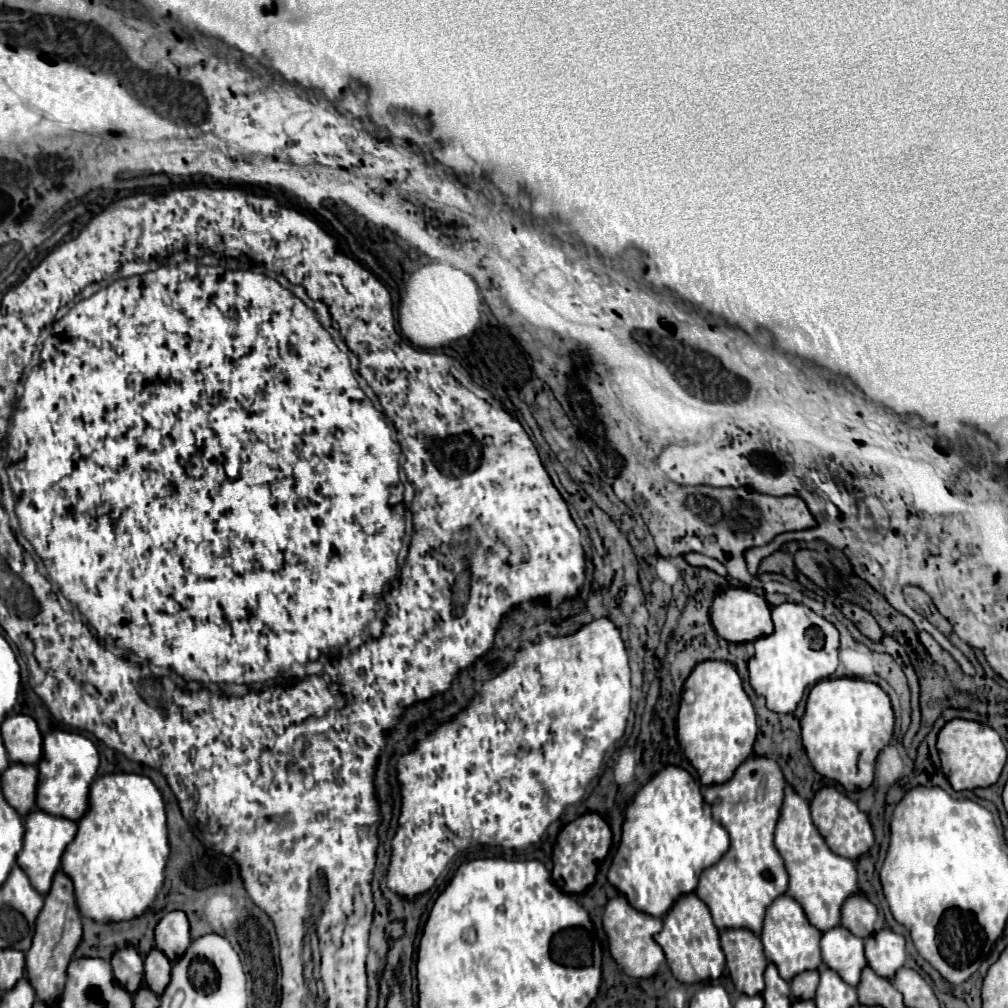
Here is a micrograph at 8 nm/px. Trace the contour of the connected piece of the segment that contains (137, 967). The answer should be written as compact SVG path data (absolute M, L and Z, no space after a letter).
M130 946L116 950L112 956L112 970L114 978L130 992L134 994L142 986L144 978L144 962L138 956L138 952Z

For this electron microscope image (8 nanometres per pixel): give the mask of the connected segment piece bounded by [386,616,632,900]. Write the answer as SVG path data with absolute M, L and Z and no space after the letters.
M606 616L594 618L592 622L580 626L574 634L568 636L546 636L536 642L524 644L514 658L510 660L508 668L500 672L500 676L494 676L488 682L482 682L476 688L476 694L472 702L460 710L456 716L452 716L448 722L438 724L432 732L426 734L426 738L418 740L416 746L404 754L396 766L398 770L398 782L400 782L400 796L402 796L402 806L400 806L400 820L398 820L398 830L392 838L392 858L390 866L386 872L386 886L406 898L406 900L416 900L418 894L428 892L436 878L442 874L442 870L448 866L448 862L456 856L456 846L452 844L452 838L466 838L478 844L486 846L502 846L502 848L512 848L512 850L524 850L530 844L538 842L540 836L546 832L546 828L560 818L560 814L570 806L582 800L588 784L596 778L600 772L602 760L606 756L606 750L612 748L626 732L626 722L630 714L630 666L628 666L628 650L622 640L620 628Z

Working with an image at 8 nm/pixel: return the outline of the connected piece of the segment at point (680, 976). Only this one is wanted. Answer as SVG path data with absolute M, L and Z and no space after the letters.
M696 894L680 896L680 900L676 900L676 904L664 916L664 928L656 934L656 942L662 946L674 978L684 984L718 980L724 972L726 958L720 946L718 928L712 922L708 906Z

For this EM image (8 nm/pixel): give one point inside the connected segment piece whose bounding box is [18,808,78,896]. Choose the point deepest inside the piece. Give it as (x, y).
(46, 838)

